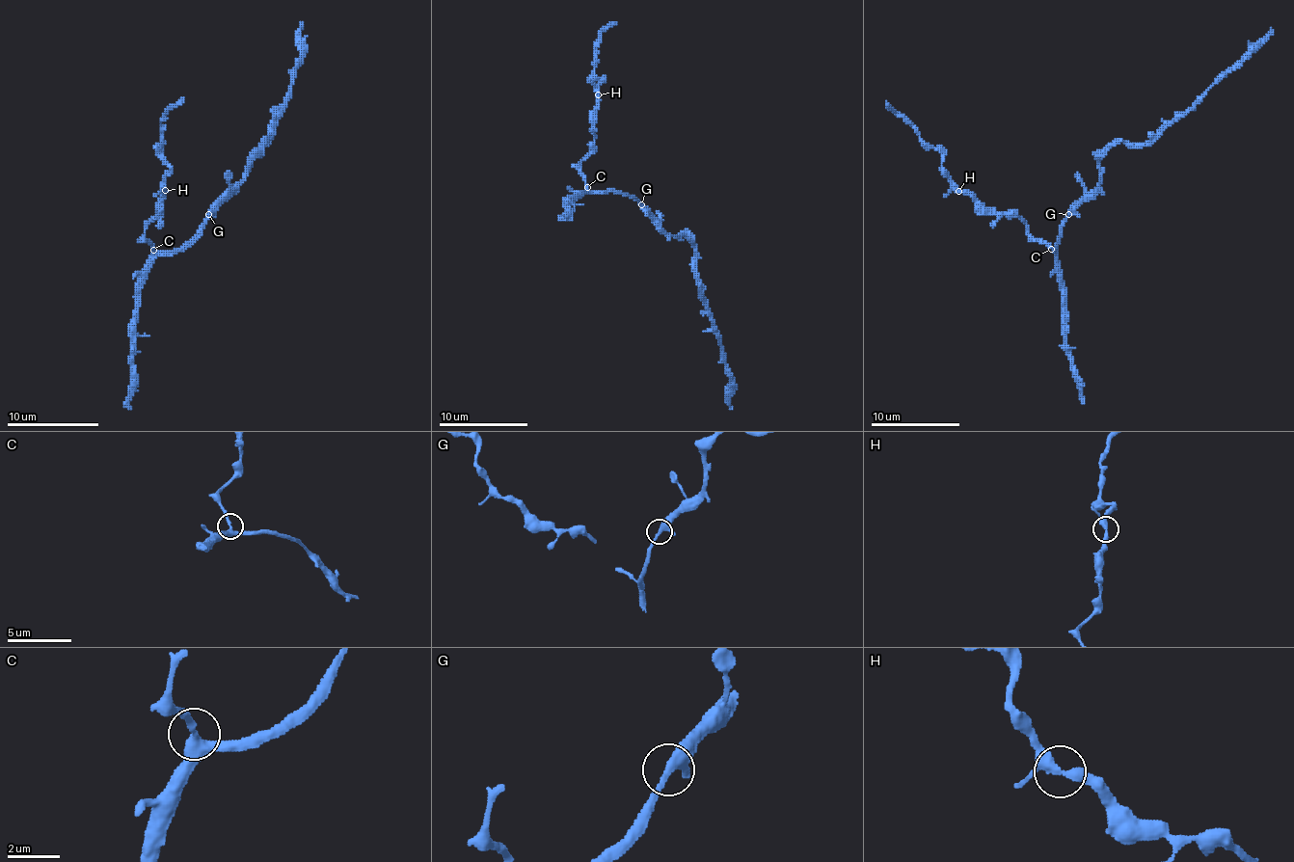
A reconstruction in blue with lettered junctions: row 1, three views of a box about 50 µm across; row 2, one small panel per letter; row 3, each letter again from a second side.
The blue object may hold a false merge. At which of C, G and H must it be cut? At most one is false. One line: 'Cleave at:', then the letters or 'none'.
Cleave at: none

